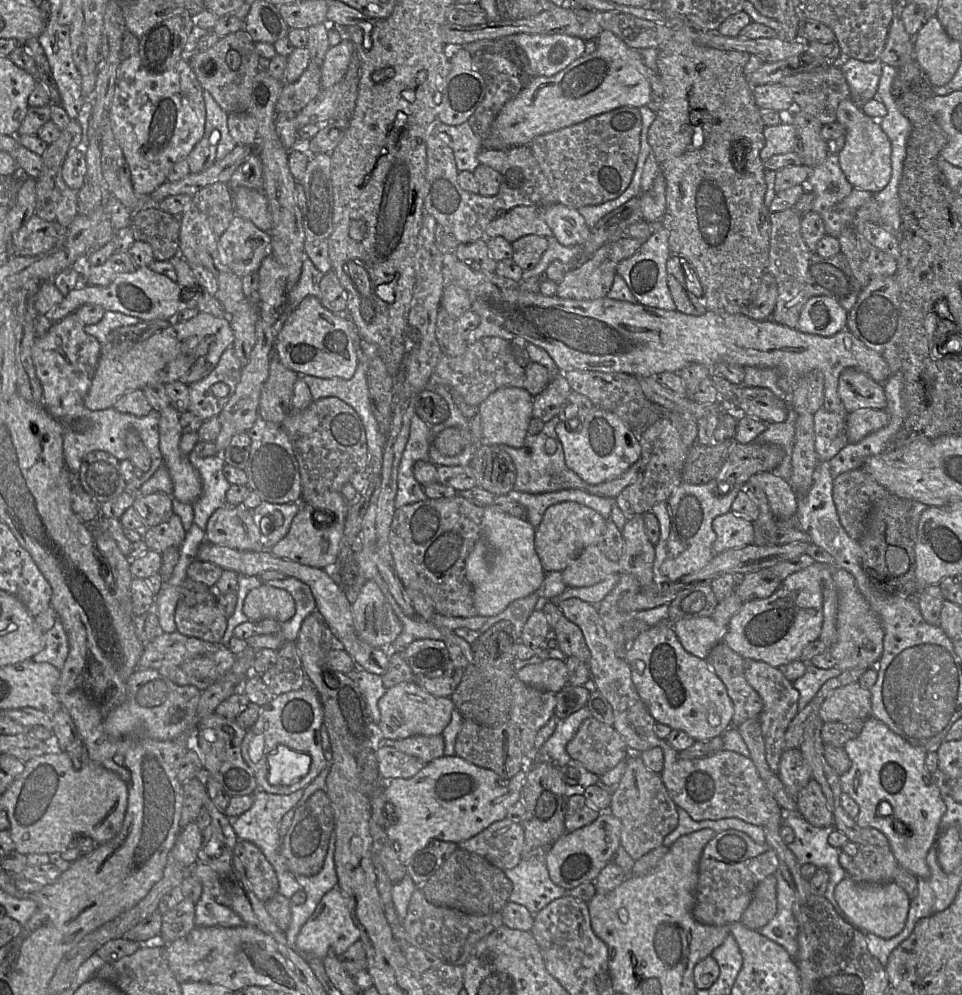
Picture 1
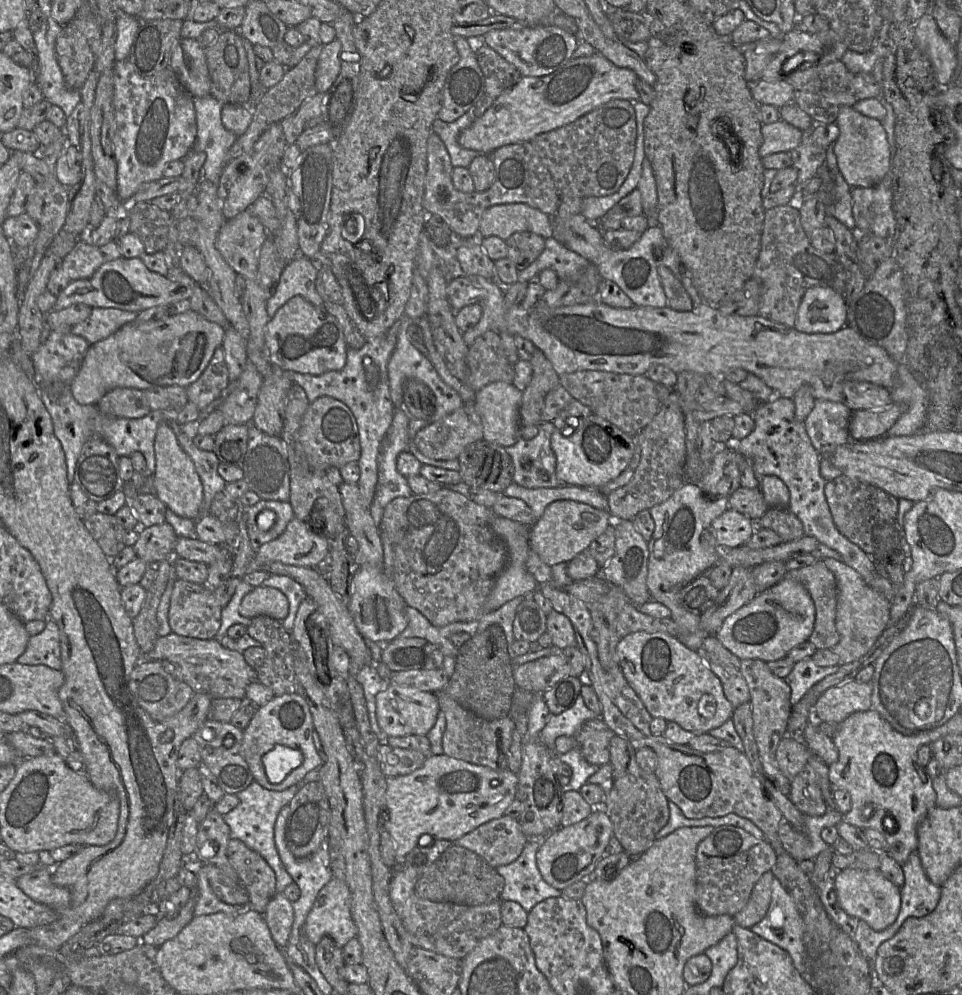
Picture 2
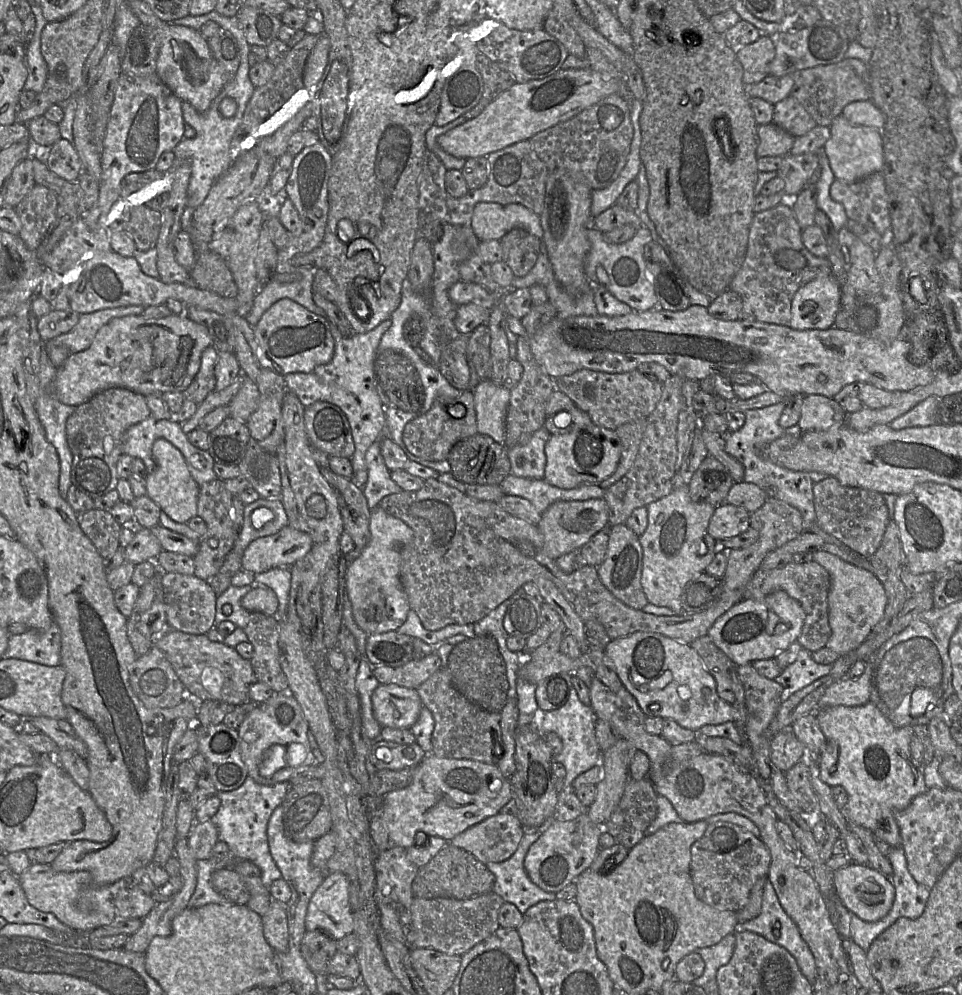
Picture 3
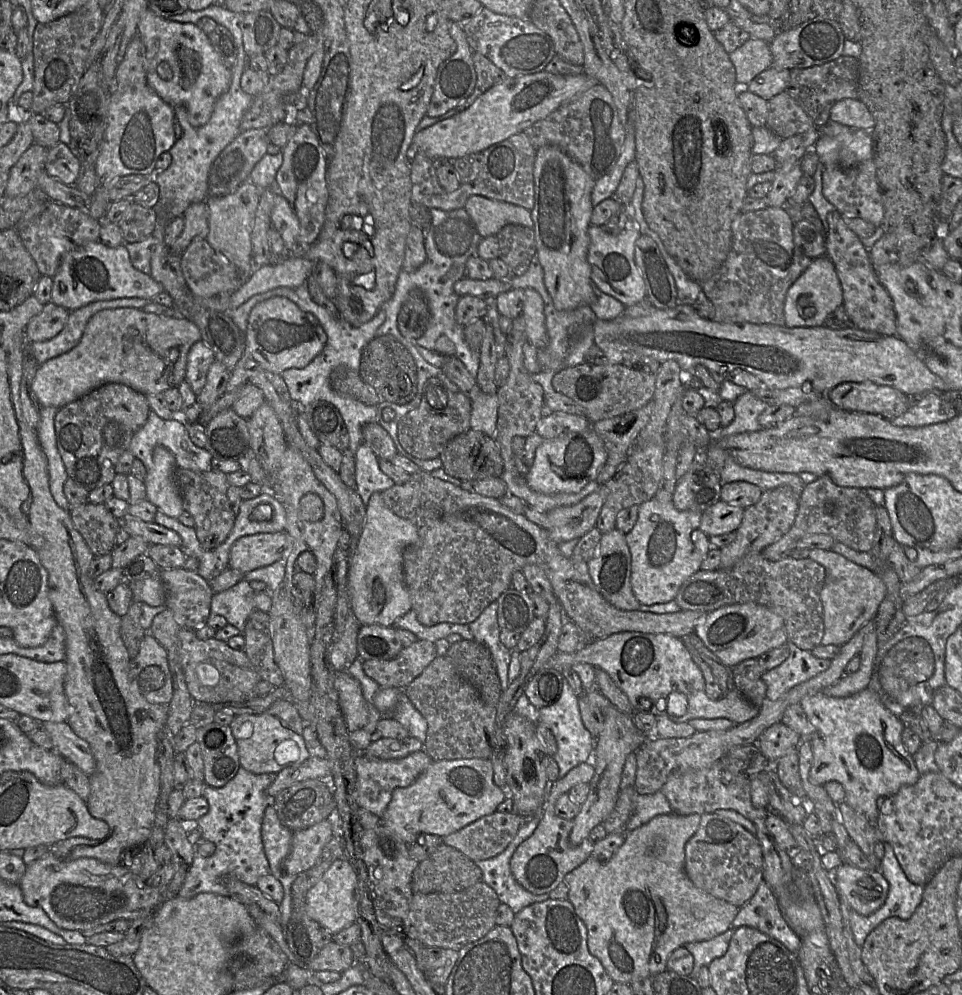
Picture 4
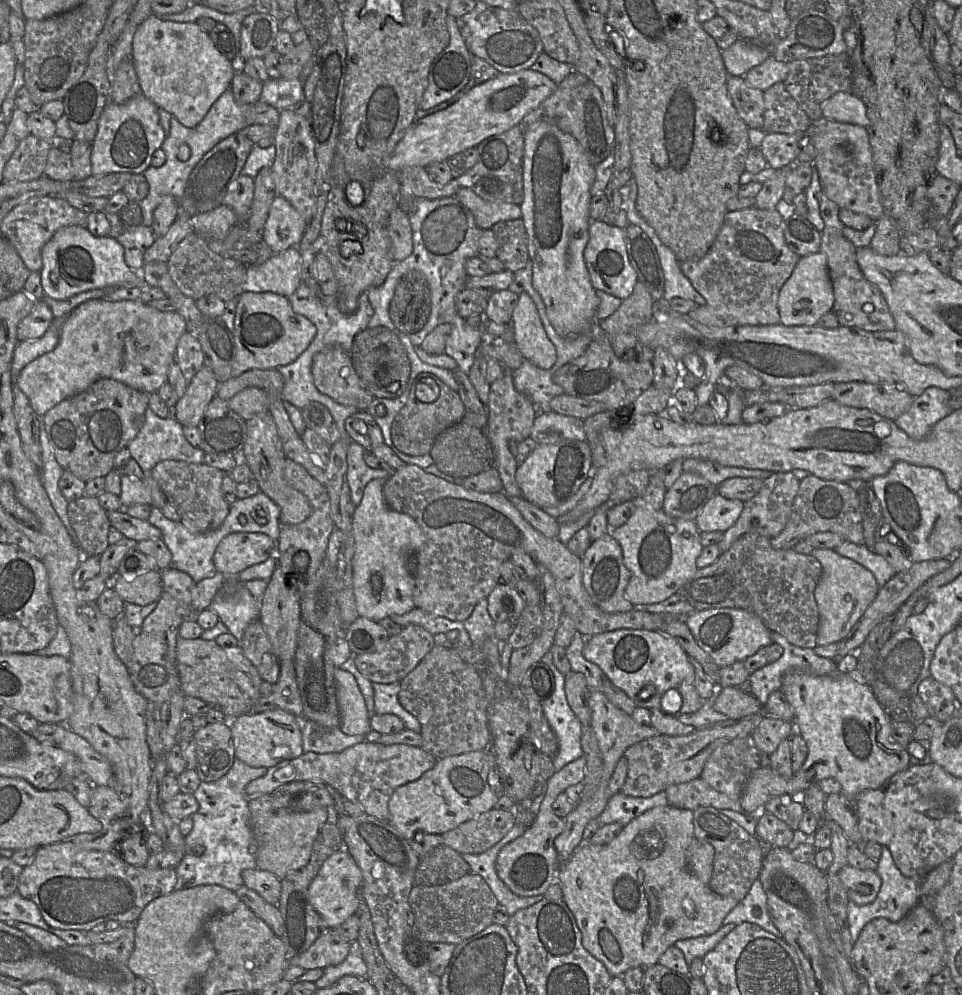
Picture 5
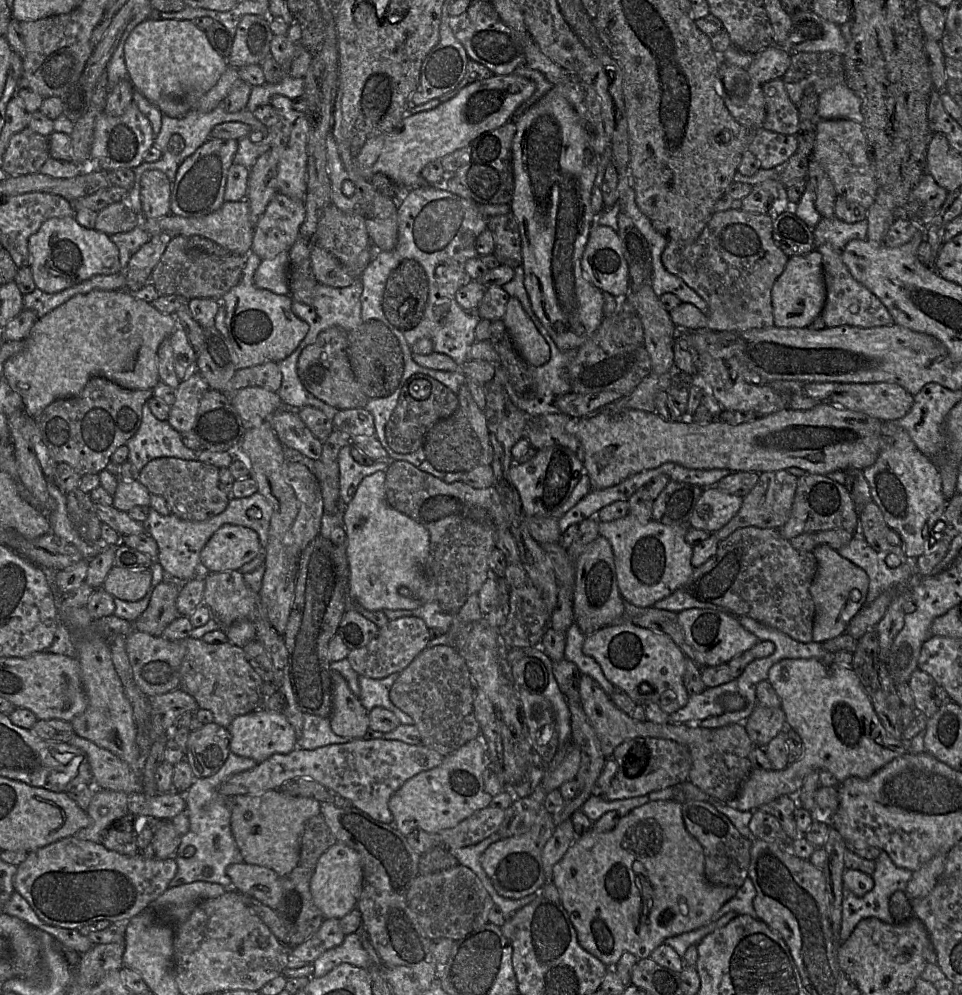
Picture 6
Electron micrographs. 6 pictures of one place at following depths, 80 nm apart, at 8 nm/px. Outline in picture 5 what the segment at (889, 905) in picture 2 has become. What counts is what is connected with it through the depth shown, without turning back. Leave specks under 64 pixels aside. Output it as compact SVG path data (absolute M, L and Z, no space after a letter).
M846 865L839 872L847 897L857 905L872 903L881 888L882 880L876 871L861 870Z

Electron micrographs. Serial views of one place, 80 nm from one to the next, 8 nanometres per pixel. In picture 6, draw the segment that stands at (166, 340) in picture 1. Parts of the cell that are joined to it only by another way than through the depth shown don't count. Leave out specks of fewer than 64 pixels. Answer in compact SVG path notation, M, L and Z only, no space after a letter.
M92 290L78 294L38 318L24 339L24 348L4 363L3 377L21 396L31 417L36 417L55 400L77 396L92 377L106 378L126 389L153 390L160 381L158 349L177 327L175 315L161 313L151 303L135 298L130 291Z

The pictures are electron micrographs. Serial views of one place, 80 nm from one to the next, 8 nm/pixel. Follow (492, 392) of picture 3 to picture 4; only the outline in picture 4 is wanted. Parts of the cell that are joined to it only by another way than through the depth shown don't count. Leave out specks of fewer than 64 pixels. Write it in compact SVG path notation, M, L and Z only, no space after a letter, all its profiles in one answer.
M480 390L472 401L471 429L480 431L495 441L497 416L498 398L496 394L485 394Z

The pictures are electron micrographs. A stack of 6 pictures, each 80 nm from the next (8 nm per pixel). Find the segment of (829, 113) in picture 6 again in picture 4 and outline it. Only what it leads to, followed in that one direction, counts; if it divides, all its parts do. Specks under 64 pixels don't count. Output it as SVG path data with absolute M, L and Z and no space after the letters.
M846 98L836 102L830 111L830 121L871 131L875 121L867 106L859 99Z

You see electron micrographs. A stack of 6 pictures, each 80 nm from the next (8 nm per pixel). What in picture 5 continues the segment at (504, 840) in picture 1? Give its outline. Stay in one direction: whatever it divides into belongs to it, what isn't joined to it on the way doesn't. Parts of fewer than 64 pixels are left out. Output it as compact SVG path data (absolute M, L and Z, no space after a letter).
M492 808L440 836L443 845L460 854L481 854L501 841L515 824L512 811Z

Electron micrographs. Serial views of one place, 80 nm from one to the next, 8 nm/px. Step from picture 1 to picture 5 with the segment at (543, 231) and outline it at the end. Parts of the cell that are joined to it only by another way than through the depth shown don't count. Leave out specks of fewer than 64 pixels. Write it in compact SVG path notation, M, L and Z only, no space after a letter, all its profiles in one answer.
M467 187L460 188L455 196L472 212L476 225L482 230L491 230L498 222L522 216L520 205L486 201Z

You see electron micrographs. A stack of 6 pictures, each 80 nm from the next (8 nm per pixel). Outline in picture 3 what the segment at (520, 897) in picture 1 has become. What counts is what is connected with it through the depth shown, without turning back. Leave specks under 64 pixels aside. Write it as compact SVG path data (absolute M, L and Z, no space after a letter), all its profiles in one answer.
M537 828L525 829L517 850L509 859L486 864L495 876L493 891L505 902L515 905L521 913L538 902L556 899L555 893L546 892L534 884L524 868L526 854L540 835Z

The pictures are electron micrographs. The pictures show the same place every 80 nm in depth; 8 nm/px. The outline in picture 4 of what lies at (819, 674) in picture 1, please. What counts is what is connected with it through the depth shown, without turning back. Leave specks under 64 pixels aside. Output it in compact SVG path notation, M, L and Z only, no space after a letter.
M787 641L789 657L779 666L765 671L761 680L767 686L766 698L779 699L795 686L804 683L829 669L832 660L817 658L811 651L802 650Z

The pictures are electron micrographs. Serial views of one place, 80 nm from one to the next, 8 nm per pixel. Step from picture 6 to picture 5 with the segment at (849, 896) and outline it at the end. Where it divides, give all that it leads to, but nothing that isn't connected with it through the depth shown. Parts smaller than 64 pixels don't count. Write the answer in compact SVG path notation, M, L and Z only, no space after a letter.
M882 846L882 854L877 861L876 872L881 877L882 884L876 899L866 905L857 905L848 900L847 914L851 939L855 942L863 927L871 920L879 917L886 918L892 922L903 919L919 902L919 886L921 880L915 880L904 876L896 866L890 850Z

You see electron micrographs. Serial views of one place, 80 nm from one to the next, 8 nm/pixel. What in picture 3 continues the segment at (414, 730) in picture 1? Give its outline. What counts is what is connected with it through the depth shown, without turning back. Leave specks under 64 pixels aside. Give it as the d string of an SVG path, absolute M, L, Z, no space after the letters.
M380 684L372 694L375 718L382 727L410 729L424 707L415 688Z

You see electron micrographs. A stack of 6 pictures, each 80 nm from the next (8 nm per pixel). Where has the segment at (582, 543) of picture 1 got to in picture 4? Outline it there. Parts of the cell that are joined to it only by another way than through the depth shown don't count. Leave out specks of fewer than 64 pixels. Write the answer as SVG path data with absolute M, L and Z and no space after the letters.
M601 484L599 489L592 492L579 502L570 506L556 507L547 512L548 528L545 529L549 537L557 544L570 540L578 540L591 529L595 528L596 521L607 496L607 487Z

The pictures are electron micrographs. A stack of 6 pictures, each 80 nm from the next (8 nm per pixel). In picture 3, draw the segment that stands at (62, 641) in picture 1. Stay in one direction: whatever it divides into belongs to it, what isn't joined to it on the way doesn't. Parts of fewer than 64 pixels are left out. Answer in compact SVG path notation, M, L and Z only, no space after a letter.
M53 622L45 632L29 629L23 634L10 635L3 658L20 659L46 666L61 665L61 630L58 624Z

